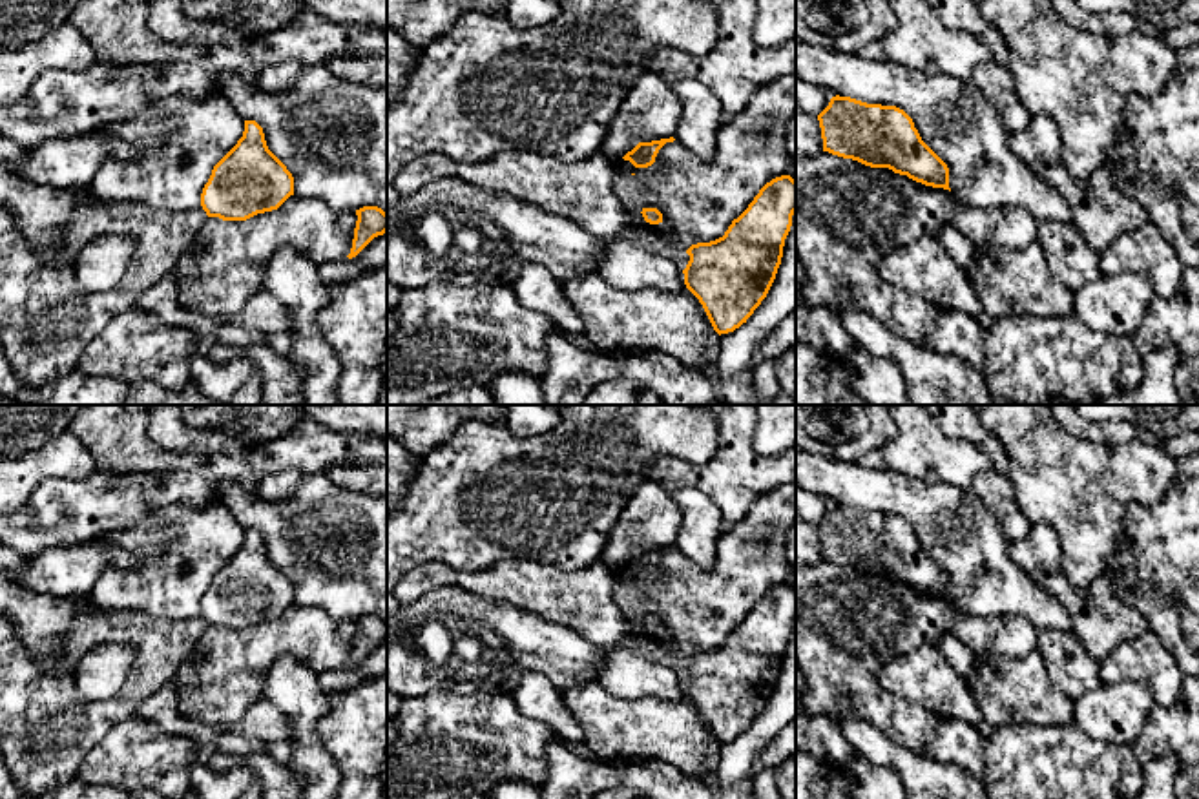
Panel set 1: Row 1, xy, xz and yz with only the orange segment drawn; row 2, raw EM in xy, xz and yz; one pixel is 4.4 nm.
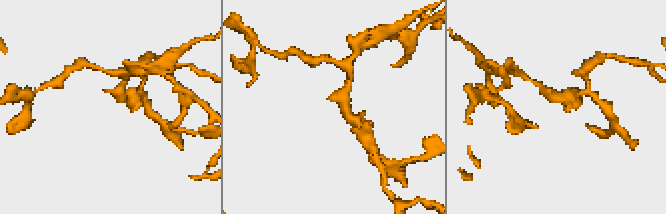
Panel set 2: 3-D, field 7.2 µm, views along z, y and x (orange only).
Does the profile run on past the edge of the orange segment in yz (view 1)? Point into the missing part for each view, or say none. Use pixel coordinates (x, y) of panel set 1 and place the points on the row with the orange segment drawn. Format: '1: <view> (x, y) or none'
1: none

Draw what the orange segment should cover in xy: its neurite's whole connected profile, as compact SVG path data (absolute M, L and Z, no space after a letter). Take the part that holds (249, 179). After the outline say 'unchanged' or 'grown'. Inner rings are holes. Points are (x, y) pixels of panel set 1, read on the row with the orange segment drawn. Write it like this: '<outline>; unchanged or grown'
M245 120L243 137L214 166L201 206L208 217L246 221L277 210L290 195L292 173L268 150L263 128L255 120Z; unchanged

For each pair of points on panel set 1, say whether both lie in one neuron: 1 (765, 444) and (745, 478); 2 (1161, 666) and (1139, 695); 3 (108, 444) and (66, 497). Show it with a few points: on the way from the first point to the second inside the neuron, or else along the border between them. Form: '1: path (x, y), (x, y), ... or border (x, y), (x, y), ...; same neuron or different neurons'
1: border (754, 424), (752, 446), (763, 455), (776, 455); different neurons
2: border (1105, 684), (1143, 683), (1156, 701); different neurons
3: border (97, 469), (139, 473); different neurons

